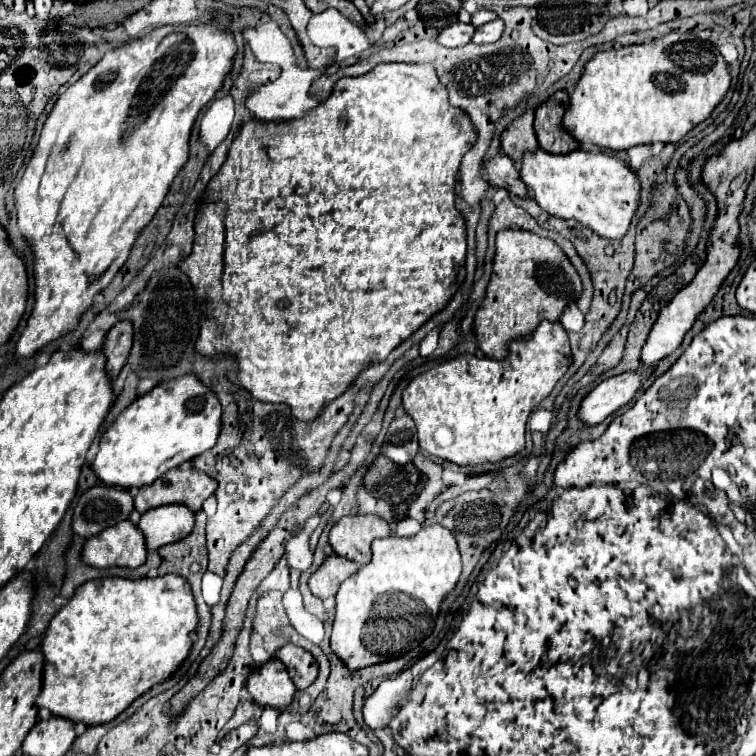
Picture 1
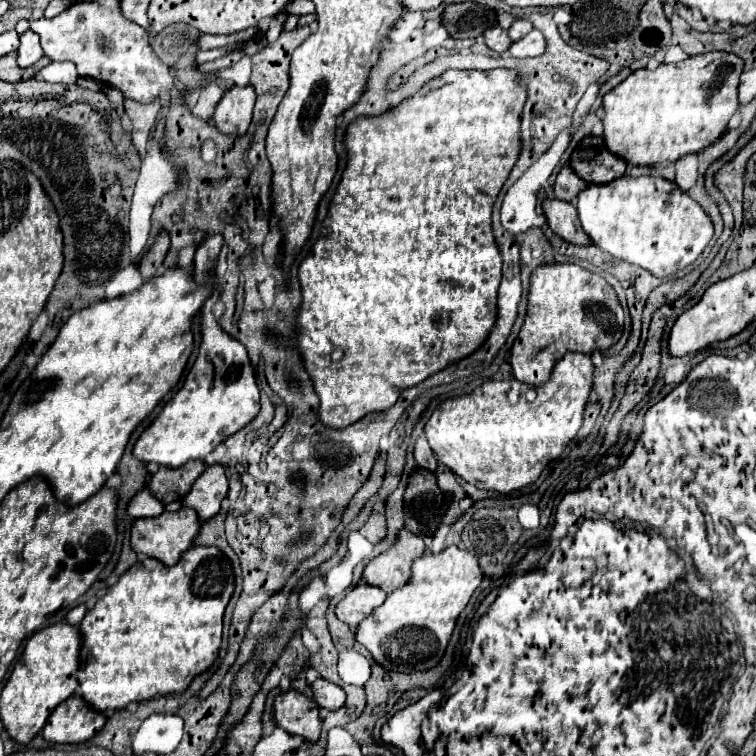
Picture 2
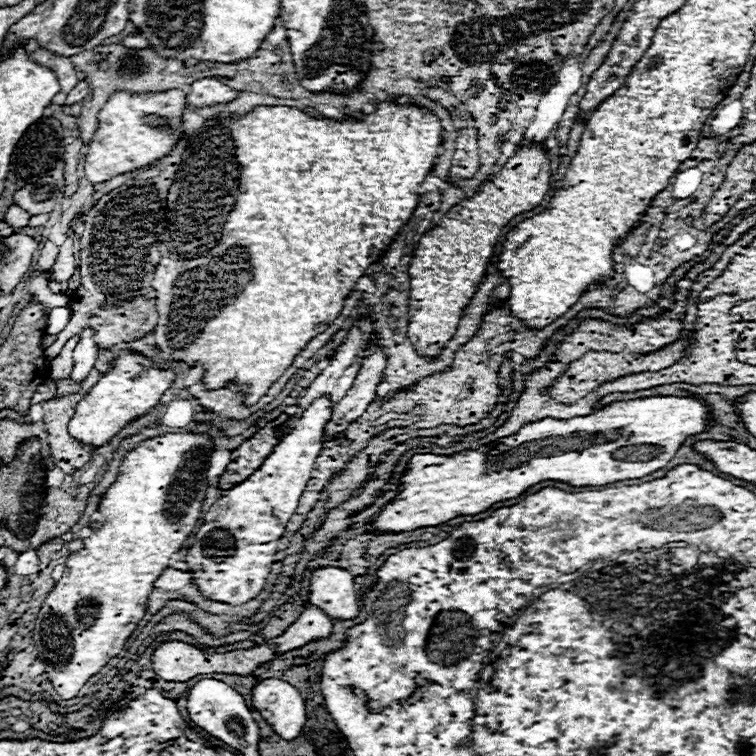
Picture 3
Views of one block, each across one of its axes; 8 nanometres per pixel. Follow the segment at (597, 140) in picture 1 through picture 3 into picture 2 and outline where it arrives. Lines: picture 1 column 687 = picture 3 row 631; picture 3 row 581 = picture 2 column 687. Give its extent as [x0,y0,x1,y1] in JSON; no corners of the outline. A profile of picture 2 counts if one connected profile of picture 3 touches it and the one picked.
[604,52,744,166]

